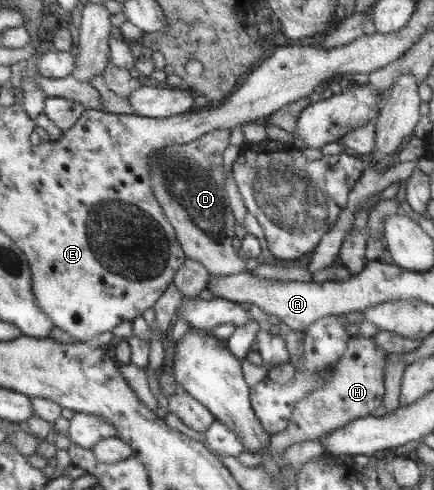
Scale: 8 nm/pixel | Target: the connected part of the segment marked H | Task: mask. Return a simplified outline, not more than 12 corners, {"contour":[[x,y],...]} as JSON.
{"contour":[[351,336],[330,379],[294,404],[266,454],[373,415],[386,350]]}

